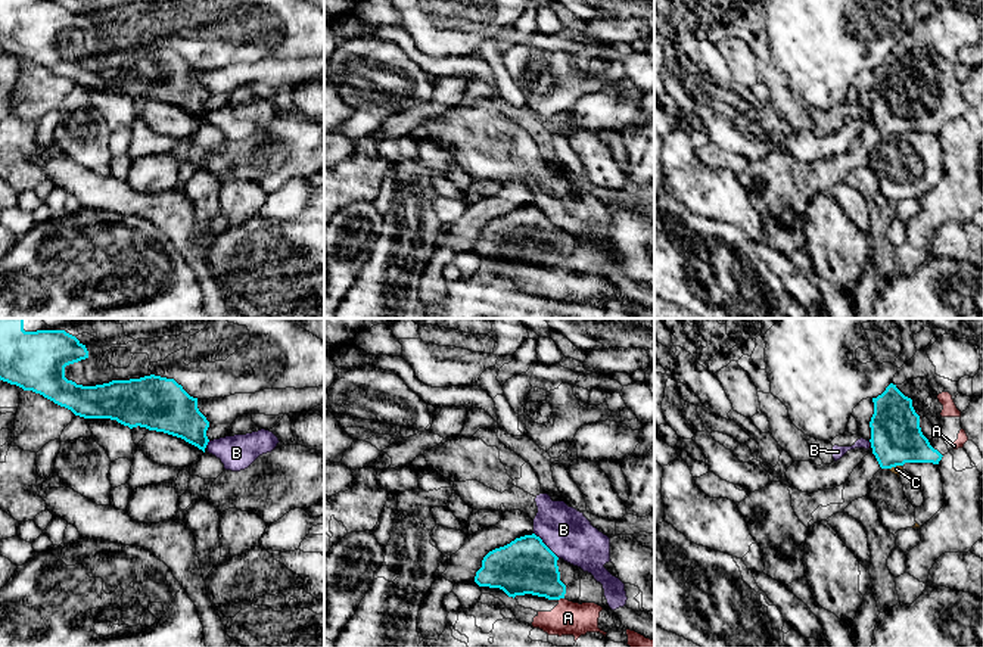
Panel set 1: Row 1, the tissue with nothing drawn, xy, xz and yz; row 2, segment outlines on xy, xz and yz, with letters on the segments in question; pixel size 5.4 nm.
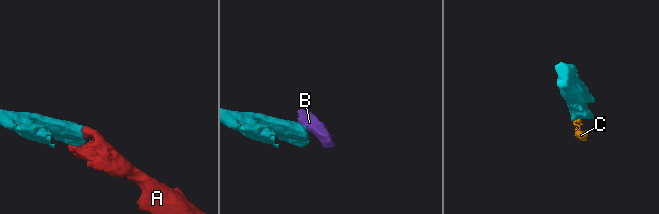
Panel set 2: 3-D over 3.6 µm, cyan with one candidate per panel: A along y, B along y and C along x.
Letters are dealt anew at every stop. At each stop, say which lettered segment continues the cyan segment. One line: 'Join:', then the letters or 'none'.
Join: A

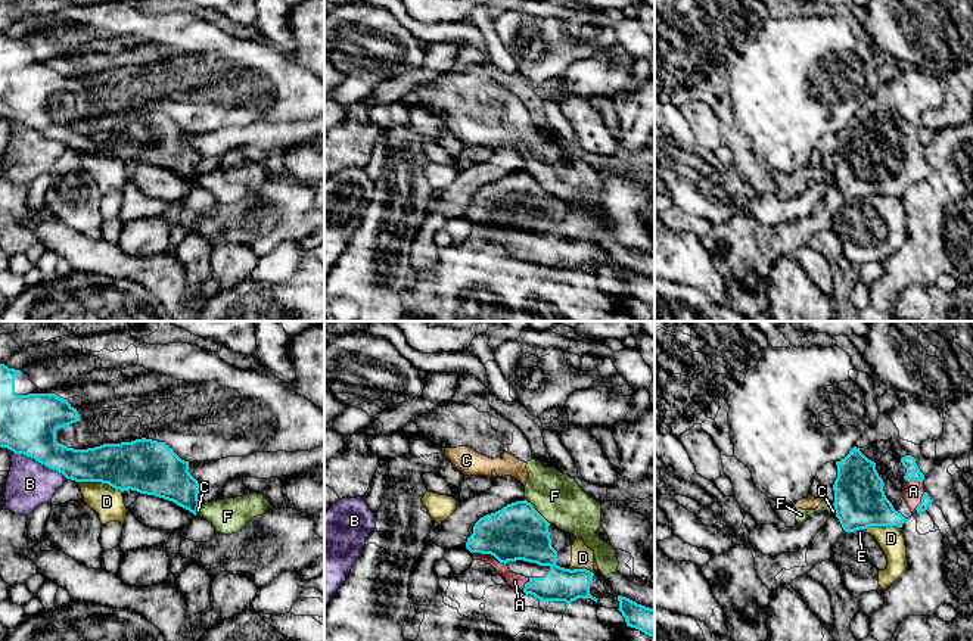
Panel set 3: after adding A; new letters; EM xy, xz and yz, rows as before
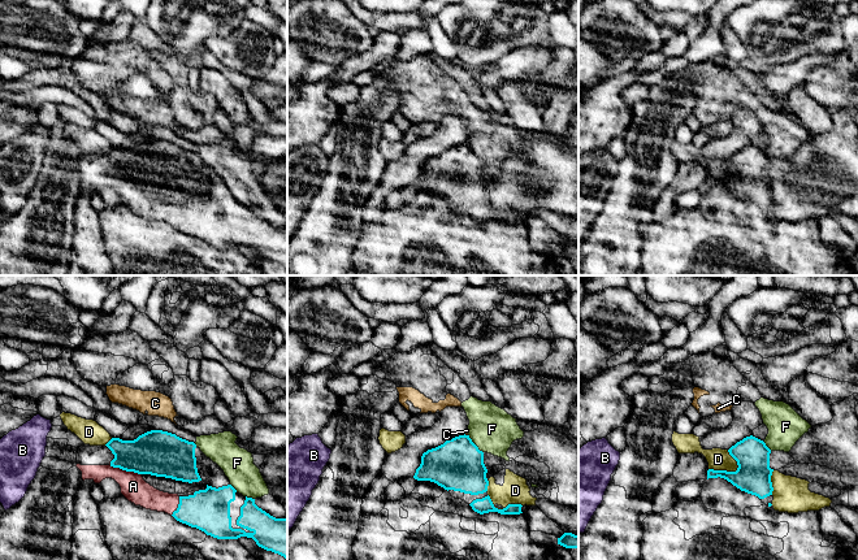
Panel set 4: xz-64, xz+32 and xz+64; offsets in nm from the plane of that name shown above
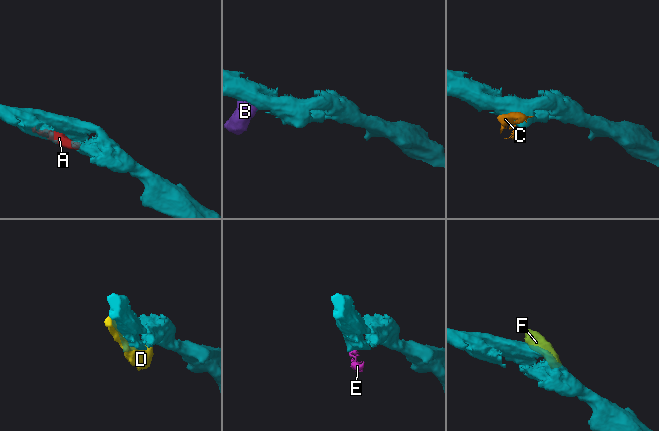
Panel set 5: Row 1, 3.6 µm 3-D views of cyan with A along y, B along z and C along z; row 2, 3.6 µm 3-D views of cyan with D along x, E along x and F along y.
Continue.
Join: A

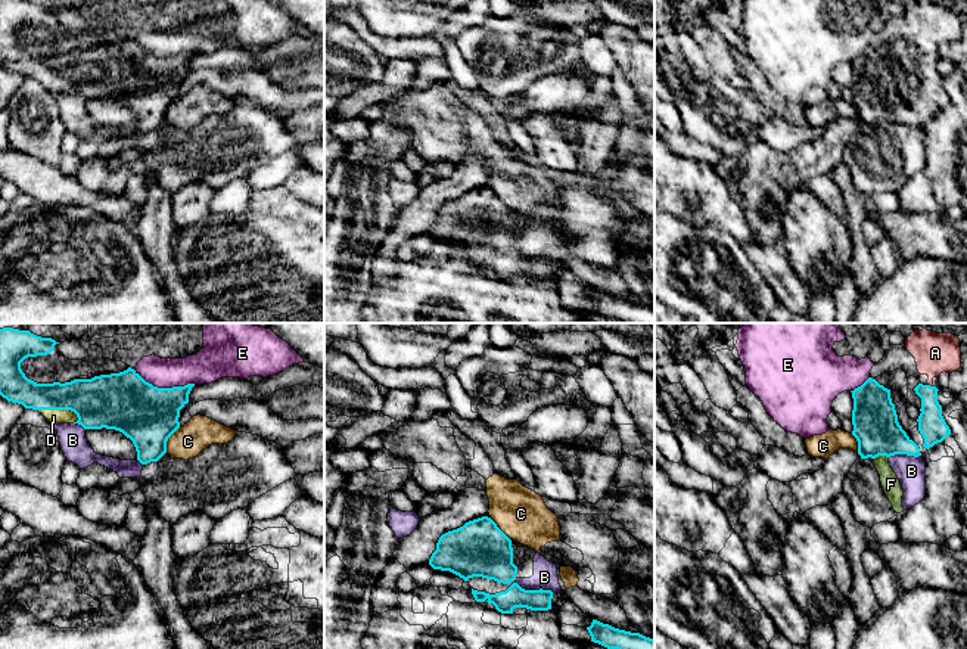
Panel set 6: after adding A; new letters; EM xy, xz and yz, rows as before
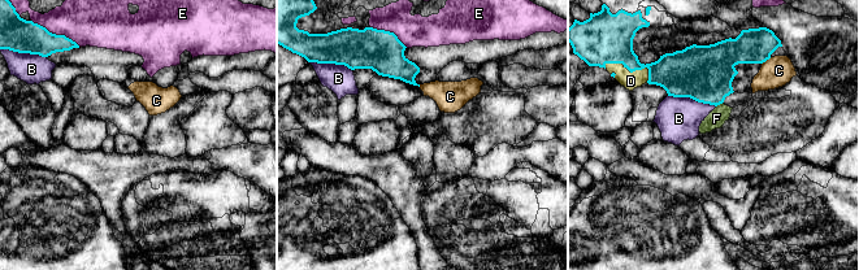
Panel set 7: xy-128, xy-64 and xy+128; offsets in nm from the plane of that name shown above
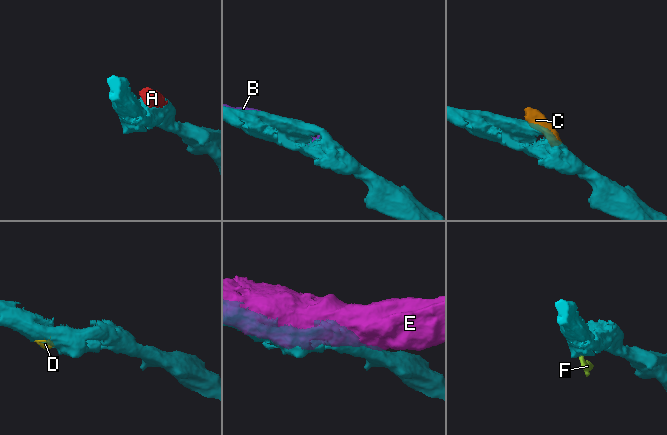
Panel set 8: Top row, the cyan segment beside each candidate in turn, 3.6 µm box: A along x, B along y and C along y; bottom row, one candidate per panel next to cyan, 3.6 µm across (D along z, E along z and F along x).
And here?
Join: A, D

